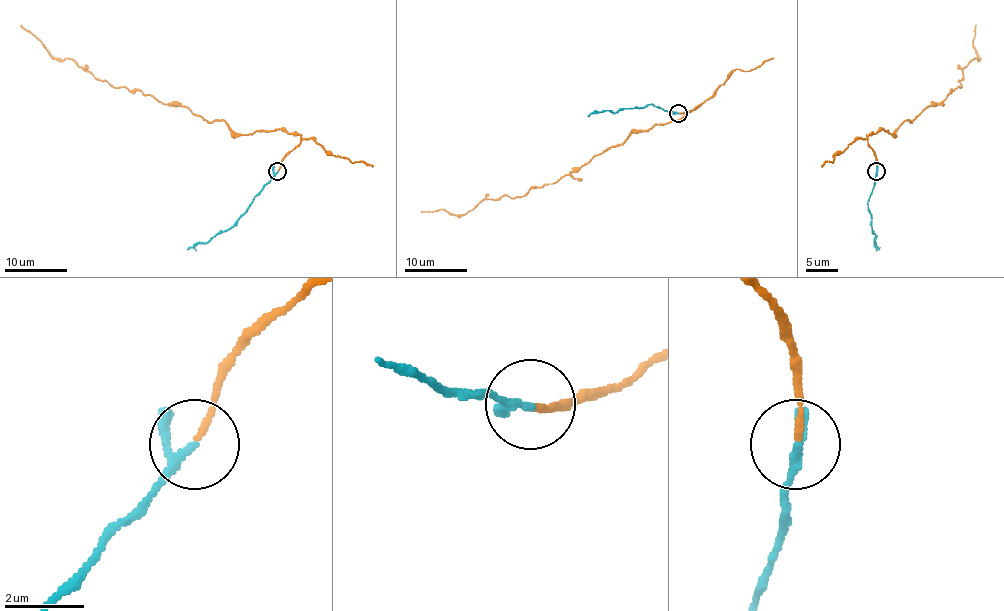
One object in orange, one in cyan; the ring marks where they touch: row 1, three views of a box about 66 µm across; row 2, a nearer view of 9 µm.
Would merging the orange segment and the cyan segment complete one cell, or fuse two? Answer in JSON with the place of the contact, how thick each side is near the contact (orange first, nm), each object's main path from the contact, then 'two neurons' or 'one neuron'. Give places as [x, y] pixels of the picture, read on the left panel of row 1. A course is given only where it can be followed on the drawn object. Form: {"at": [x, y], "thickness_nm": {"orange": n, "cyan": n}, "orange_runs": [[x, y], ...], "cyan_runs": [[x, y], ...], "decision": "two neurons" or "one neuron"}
{"at": [277, 171], "thickness_nm": {"orange": 150, "cyan": 170}, "orange_runs": [[277, 170], [299, 134], [236, 134], [224, 120], [114, 88], [57, 59], [21, 25]], "cyan_runs": [[277, 172], [232, 227], [219, 231], [207, 242], [186, 248]], "decision": "two neurons"}

